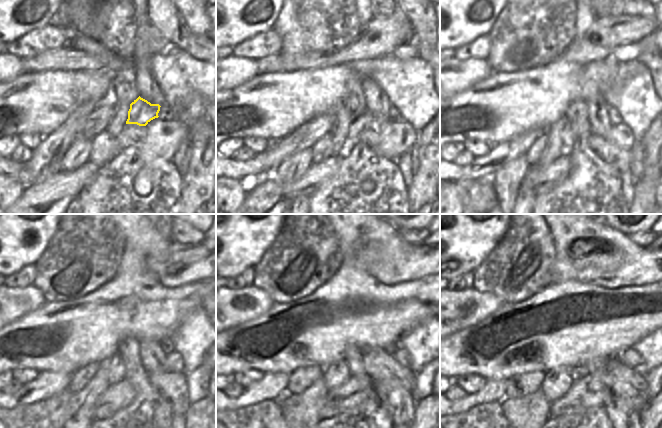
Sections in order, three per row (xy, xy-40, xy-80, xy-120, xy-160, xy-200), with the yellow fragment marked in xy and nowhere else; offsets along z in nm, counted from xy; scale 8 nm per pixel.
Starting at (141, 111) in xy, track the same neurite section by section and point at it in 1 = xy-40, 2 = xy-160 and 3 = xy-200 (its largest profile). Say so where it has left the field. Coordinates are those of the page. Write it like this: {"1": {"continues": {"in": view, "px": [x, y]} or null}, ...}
{"1": {"continues": {"in": "xy-40", "px": [364, 122]}}, "2": {"continues": {"in": "xy-160", "px": [334, 375]}}, "3": {"continues": {"in": "xy-200", "px": [557, 382]}}}

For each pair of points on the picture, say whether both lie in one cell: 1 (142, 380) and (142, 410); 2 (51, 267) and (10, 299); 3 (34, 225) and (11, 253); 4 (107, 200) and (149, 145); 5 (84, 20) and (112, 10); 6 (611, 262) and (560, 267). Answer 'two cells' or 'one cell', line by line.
1: one cell
2: two cells
3: one cell
4: two cells
5: two cells
6: two cells

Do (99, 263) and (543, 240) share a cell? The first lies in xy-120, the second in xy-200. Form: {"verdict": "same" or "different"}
{"verdict": "same"}

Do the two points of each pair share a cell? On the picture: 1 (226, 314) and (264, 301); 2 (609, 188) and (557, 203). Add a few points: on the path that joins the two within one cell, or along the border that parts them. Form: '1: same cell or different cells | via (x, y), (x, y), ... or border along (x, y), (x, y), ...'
1: same cell | via (235, 309), (255, 307)
2: same cell | via (596, 192), (585, 203), (570, 203)

